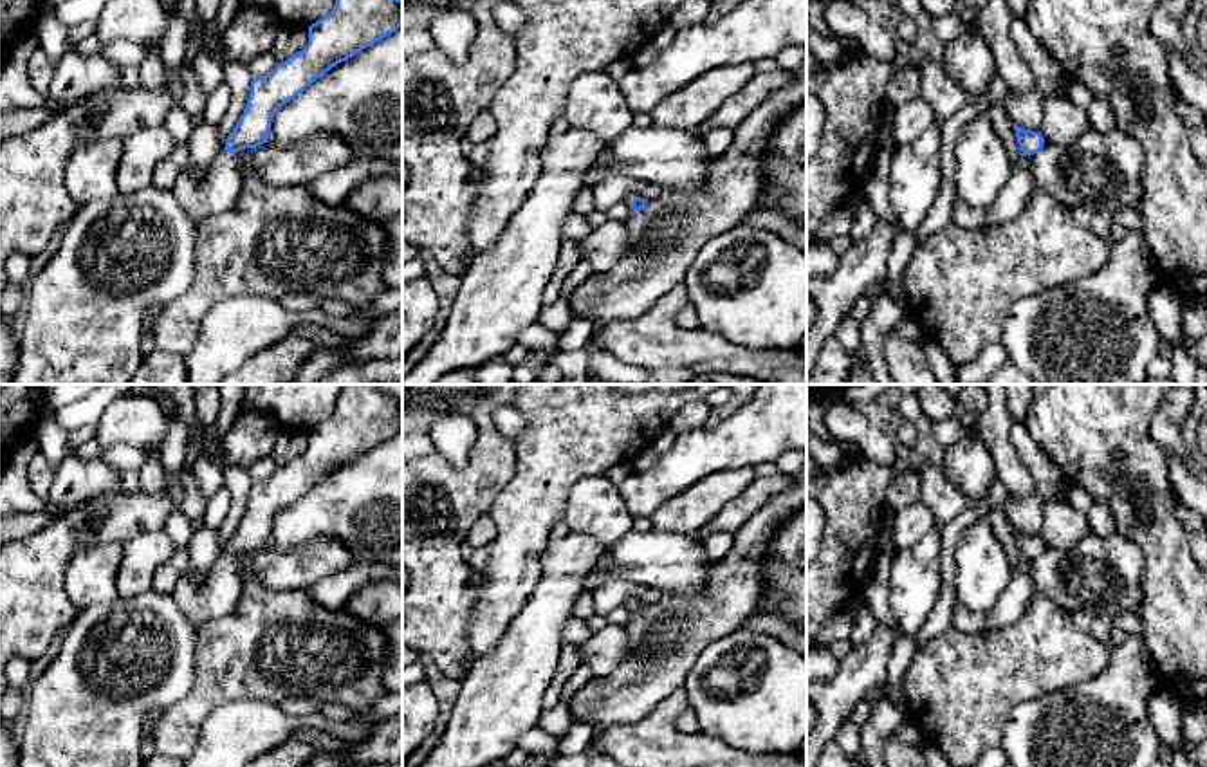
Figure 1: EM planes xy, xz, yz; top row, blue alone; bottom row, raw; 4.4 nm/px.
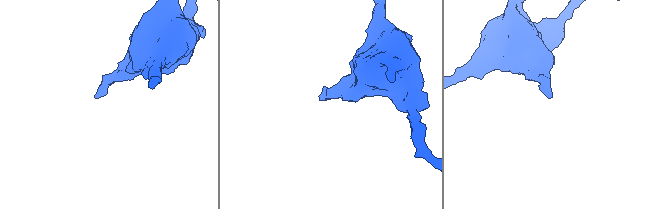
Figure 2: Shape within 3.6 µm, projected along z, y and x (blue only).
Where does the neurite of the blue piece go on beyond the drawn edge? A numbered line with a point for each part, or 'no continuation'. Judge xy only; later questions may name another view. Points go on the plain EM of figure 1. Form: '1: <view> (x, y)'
1: xy (219, 596)

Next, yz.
1: yz (1014, 600)

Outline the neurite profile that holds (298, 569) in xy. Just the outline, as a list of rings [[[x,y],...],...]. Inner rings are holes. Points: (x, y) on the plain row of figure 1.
[[[318,536],[299,549],[263,547],[253,552],[251,567],[258,581],[272,590],[309,590],[319,579],[348,568],[355,558],[334,536]]]

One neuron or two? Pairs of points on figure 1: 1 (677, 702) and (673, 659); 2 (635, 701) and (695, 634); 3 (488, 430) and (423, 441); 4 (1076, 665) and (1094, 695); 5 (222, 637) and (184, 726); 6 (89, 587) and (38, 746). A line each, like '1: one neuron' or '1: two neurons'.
1: two neurons
2: one neuron
3: two neurons
4: two neurons
5: one neuron
6: two neurons

